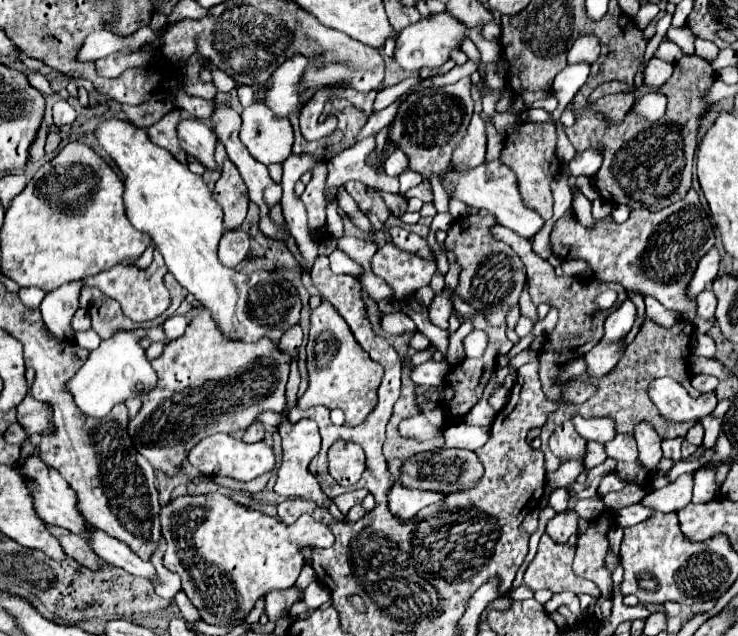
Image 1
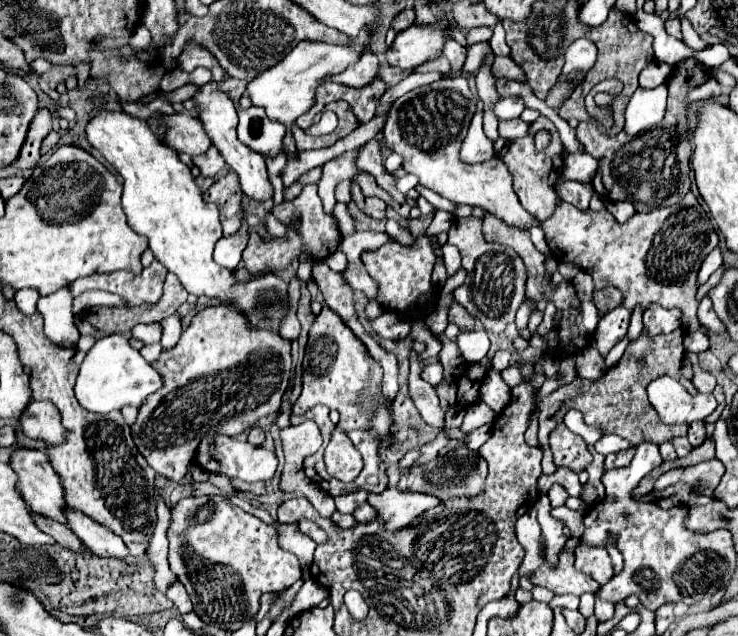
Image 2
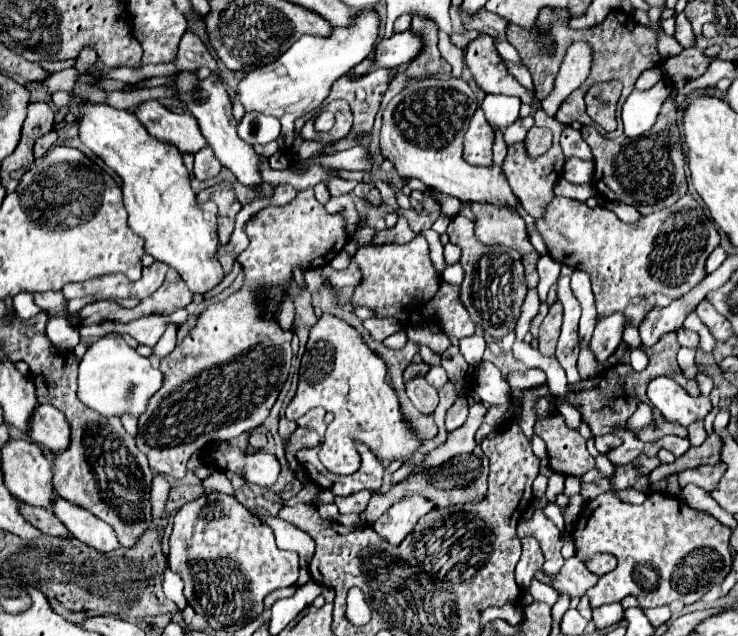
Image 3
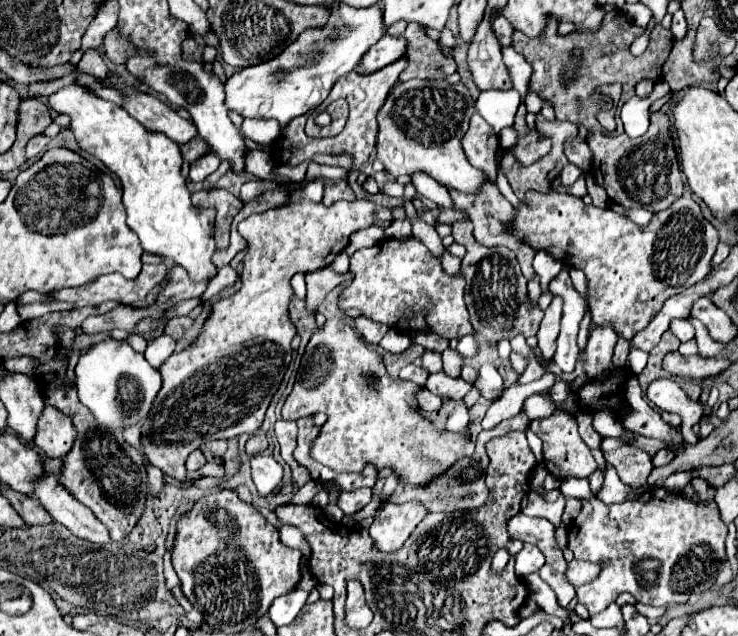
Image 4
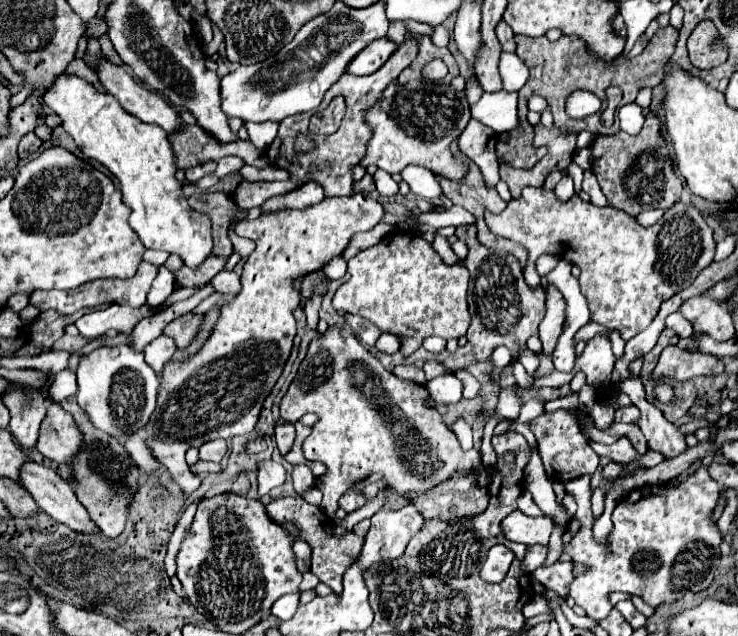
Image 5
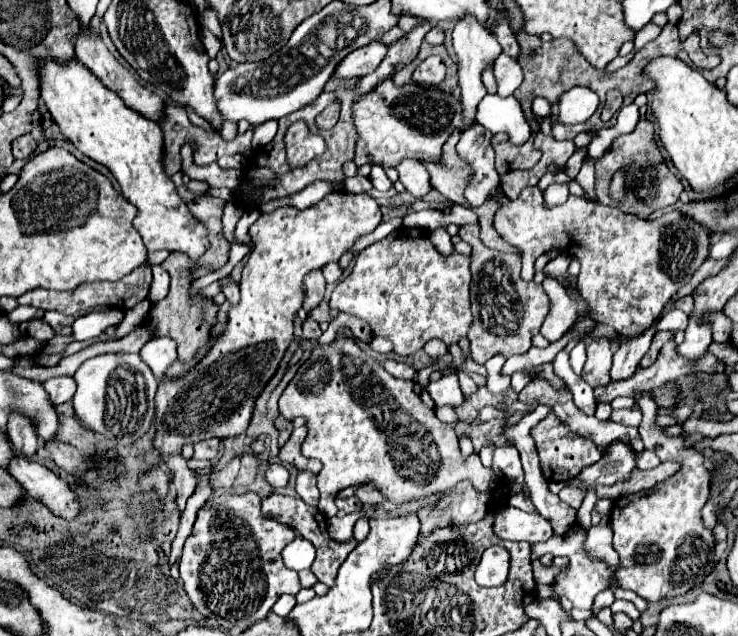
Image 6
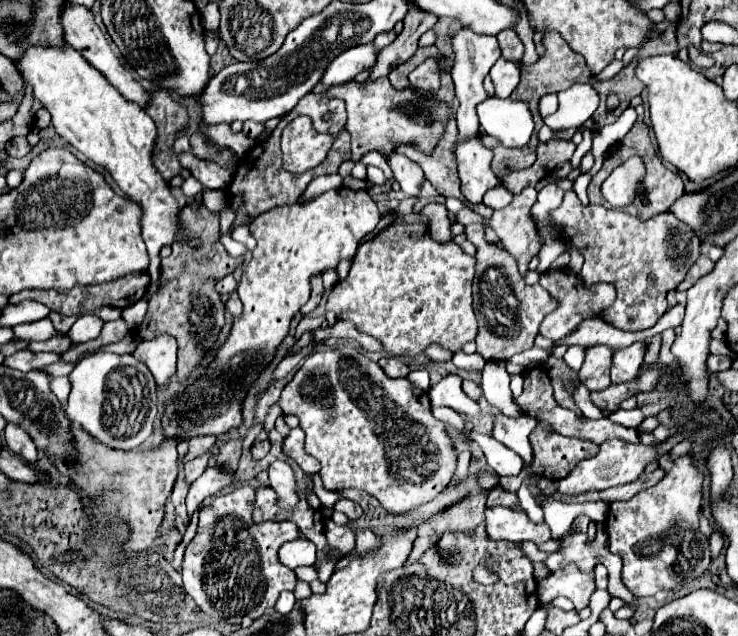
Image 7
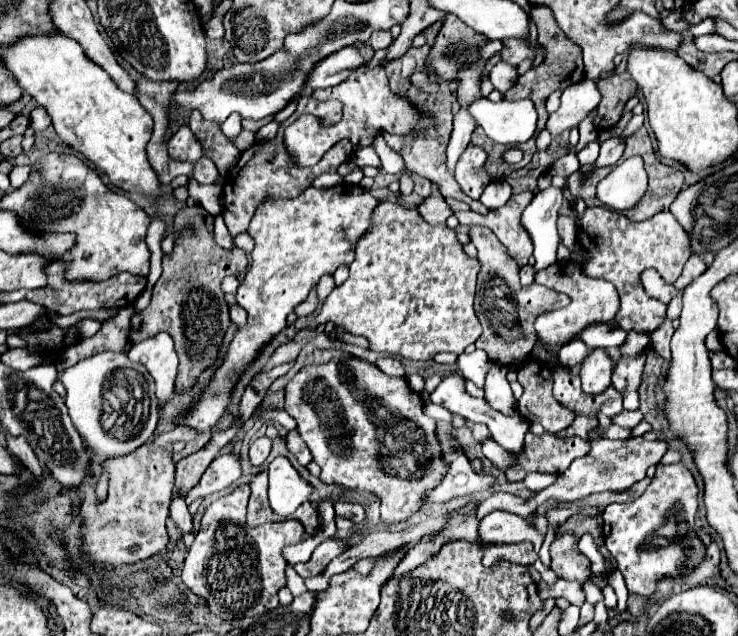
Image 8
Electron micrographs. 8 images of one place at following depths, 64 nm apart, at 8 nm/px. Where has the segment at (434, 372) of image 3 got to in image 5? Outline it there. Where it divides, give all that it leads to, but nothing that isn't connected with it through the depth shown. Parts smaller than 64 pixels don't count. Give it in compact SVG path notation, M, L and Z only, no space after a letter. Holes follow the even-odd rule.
M444 374L438 376L430 382L426 382L426 388L436 404L456 404L460 402L460 392L462 392L462 382L454 374Z

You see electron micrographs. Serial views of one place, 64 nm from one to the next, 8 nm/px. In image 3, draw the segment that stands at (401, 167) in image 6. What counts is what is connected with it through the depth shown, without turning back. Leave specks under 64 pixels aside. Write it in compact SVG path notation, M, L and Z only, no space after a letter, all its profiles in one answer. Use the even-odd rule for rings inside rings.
M428 186L428 192L438 200L438 204L440 204L440 208L442 208L442 212L444 212L444 214L448 214L450 218L452 218L452 216L456 216L456 214L458 214L458 210L462 208L462 204L460 204L460 200L458 200L458 198L452 198L452 196L448 196L448 194L444 194L444 192L436 190L436 188L430 188L430 186Z

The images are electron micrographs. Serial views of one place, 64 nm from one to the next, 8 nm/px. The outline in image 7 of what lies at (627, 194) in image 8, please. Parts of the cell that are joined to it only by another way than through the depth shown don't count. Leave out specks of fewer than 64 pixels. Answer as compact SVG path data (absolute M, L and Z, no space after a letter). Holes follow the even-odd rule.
M638 156L628 158L624 164L620 164L602 184L602 196L610 202L614 208L624 208L632 204L632 200L638 194L638 188L644 180L644 162Z

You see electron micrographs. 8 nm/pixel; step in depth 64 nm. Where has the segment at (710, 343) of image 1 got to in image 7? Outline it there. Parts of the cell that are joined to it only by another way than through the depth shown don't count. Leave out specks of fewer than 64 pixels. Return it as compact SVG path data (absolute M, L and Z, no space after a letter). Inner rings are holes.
M676 304L676 306L668 308L666 314L656 322L656 326L650 328L652 336L664 332L666 328L676 328L676 326L680 326L680 324L682 324L682 318L684 318L684 304Z

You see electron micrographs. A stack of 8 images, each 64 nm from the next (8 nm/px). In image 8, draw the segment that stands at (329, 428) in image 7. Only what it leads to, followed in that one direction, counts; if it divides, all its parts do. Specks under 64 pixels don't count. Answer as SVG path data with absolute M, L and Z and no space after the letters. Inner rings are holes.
M350 354L332 358L326 364L304 366L286 388L284 410L298 422L298 432L320 466L320 478L326 484L342 484L346 488L366 488L382 500L382 522L406 522L420 508L420 492L432 488L448 470L440 462L442 448L436 442L436 424L422 412L420 394L410 390L404 378L384 374L376 364L358 360Z

